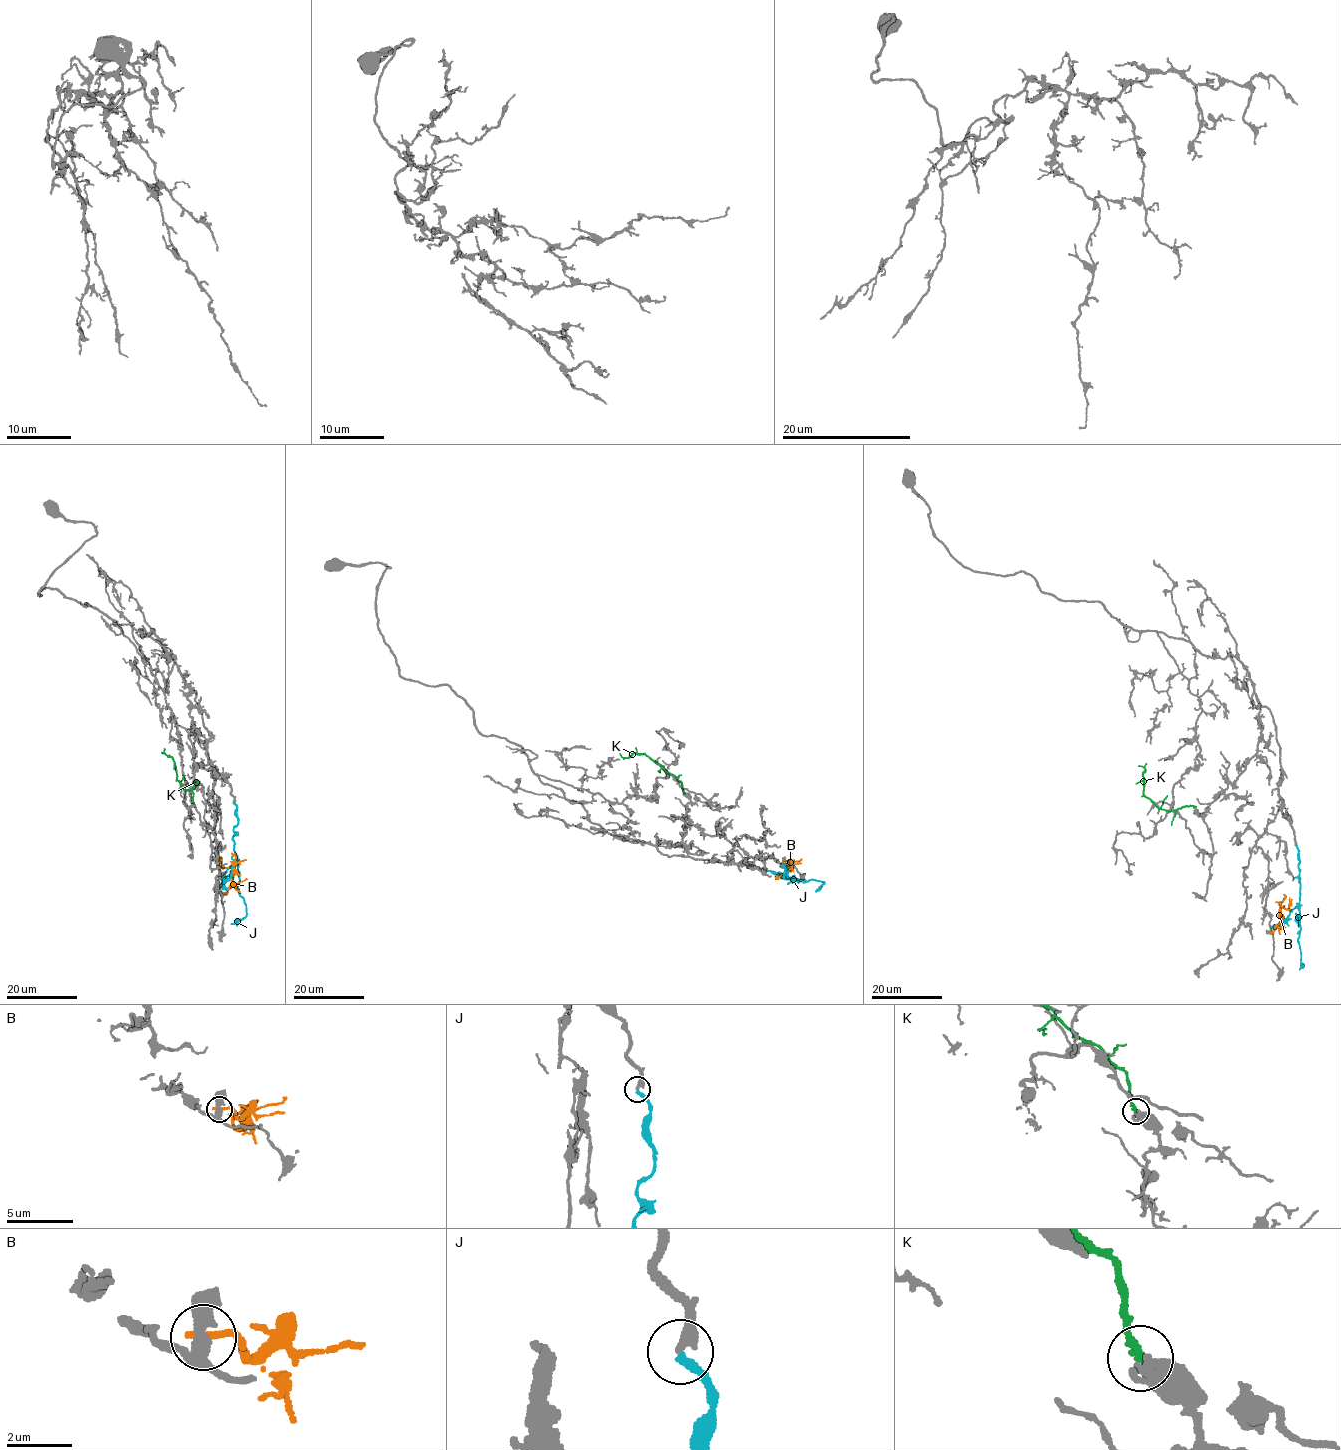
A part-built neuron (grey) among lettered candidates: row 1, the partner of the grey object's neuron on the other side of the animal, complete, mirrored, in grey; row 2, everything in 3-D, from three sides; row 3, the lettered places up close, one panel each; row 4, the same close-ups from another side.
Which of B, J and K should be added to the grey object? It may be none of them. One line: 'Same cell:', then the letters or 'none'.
Same cell: J

